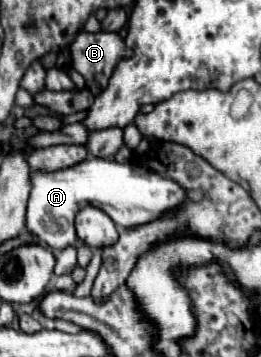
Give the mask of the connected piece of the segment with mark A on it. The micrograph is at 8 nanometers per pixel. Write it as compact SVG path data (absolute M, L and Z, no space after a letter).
M90 157L76 167L68 167L64 171L34 171L32 173L32 191L28 201L28 231L44 241L52 249L64 249L76 243L74 217L86 207L94 205L106 211L116 225L126 225L126 229L134 229L146 223L152 223L164 215L176 213L188 193L176 181L162 177L156 171L150 171L136 163L118 163L114 159Z

